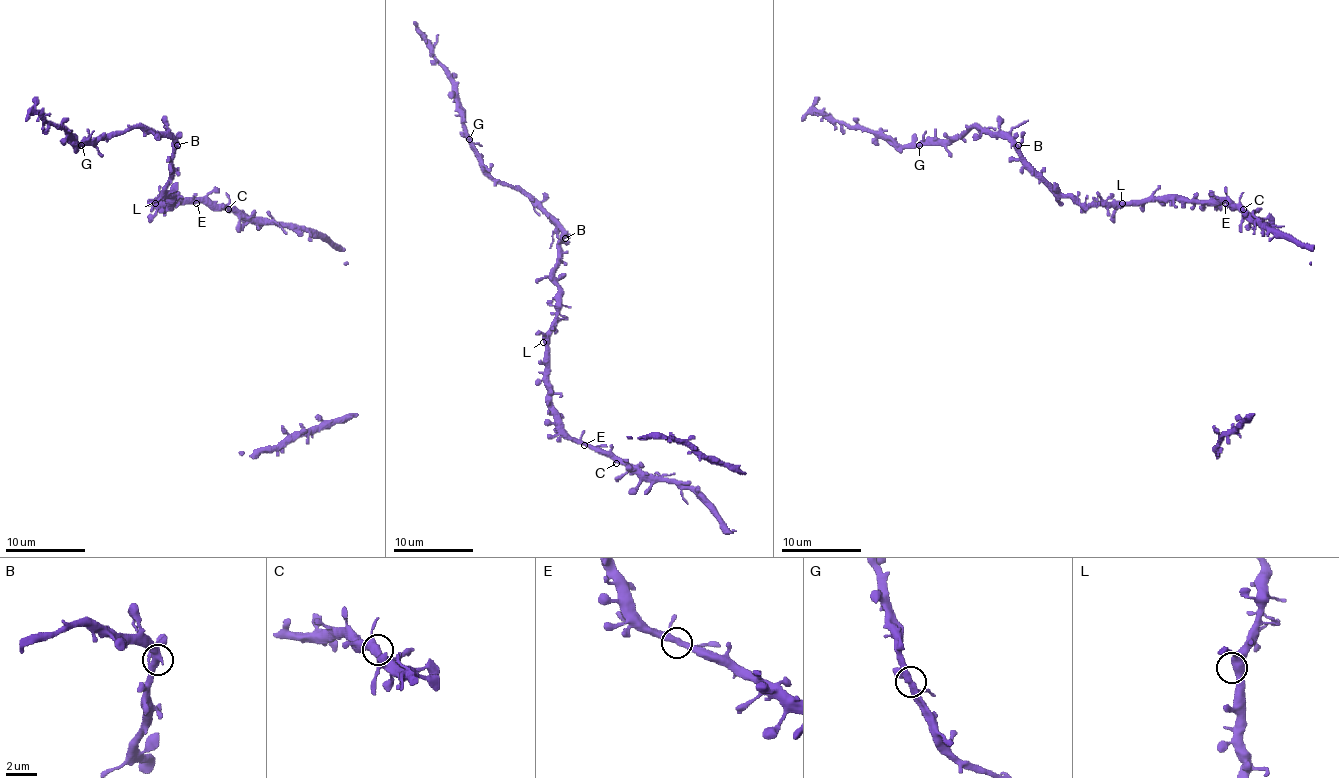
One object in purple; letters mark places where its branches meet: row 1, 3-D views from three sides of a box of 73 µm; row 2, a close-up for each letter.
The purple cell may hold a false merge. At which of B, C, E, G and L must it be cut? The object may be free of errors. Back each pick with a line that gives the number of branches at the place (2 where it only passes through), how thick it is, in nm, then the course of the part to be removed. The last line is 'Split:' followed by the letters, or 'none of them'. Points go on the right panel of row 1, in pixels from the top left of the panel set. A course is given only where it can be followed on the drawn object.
Split: none of them

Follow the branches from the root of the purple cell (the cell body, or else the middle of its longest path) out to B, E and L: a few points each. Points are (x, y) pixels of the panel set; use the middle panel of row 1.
B: (567, 431), (551, 401), (549, 381), (549, 330), (559, 308), (555, 266), (559, 260), (559, 244), (565, 238)
E: (567, 431), (584, 445)
L: (567, 431), (551, 401), (547, 351), (543, 342)

